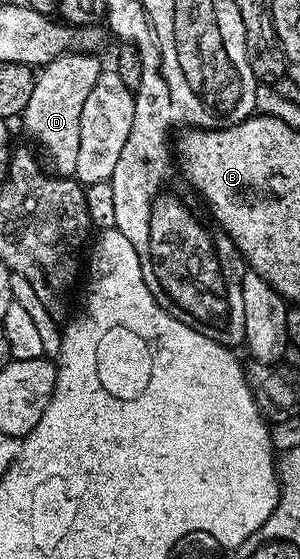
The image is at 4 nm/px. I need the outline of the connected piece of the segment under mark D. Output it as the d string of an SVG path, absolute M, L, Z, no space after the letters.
M67 51L65 55L57 55L52 62L46 64L35 74L32 97L28 97L28 105L23 109L20 122L26 131L46 150L50 158L53 174L59 177L70 177L76 169L76 153L80 153L80 113L84 110L84 101L88 101L88 93L92 93L92 85L103 73L103 64L98 64L99 56L84 51Z

